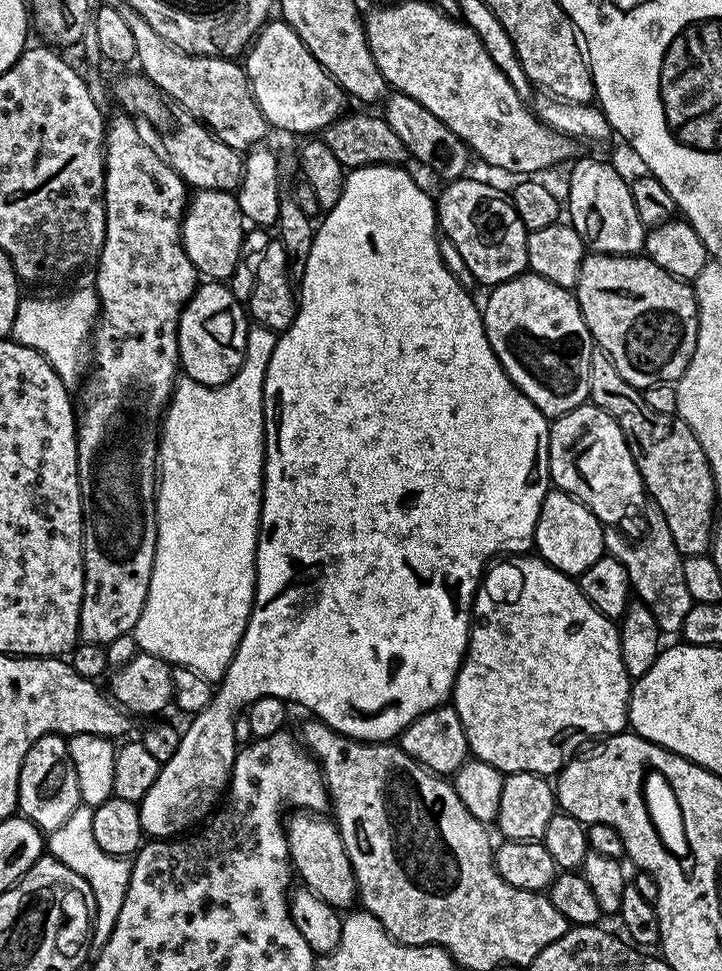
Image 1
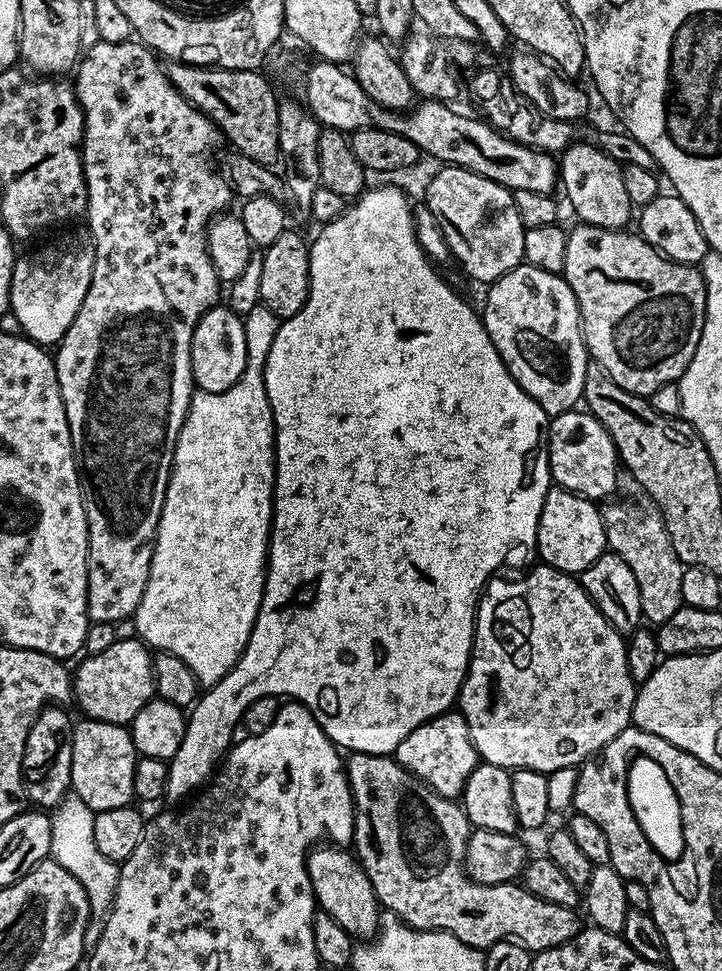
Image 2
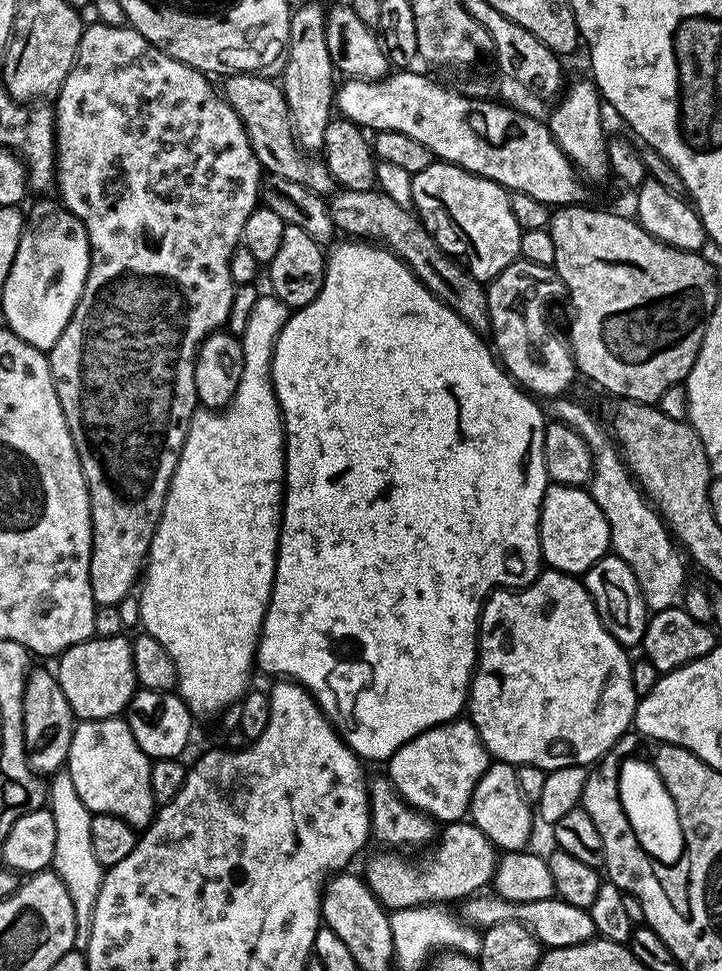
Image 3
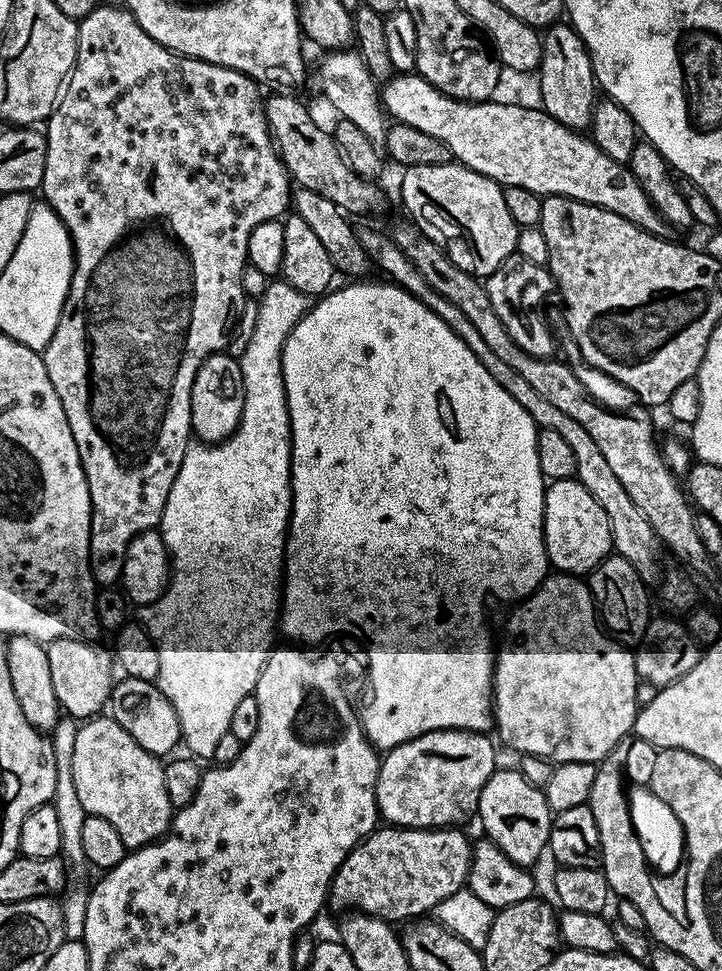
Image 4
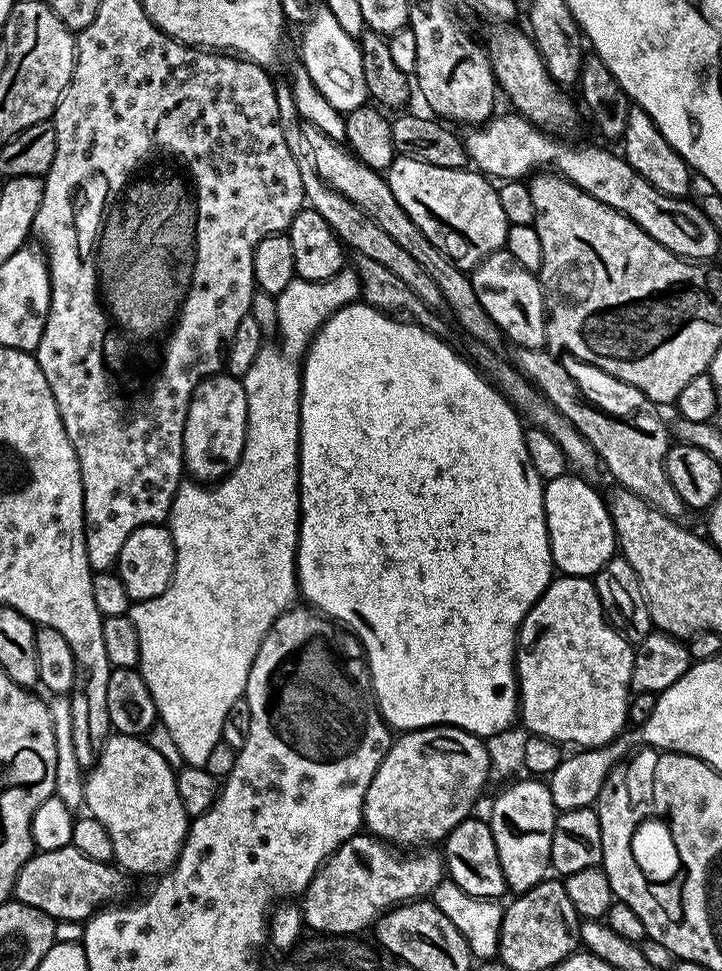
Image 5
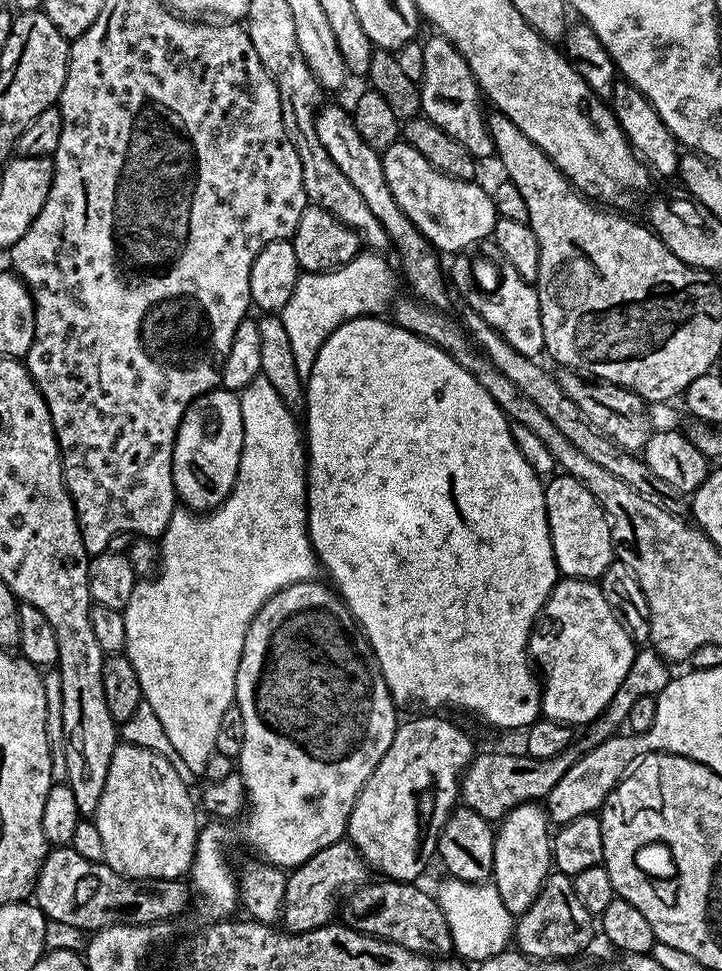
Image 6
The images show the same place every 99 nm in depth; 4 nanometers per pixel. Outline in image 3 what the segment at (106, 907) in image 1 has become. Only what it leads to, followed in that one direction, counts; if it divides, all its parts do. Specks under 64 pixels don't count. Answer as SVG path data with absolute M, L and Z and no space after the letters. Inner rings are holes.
M61 770L51 777L50 787L46 792L46 807L54 818L54 858L50 868L70 890L70 902L74 902L74 922L76 933L74 942L76 948L87 949L90 942L90 926L94 918L94 906L98 902L98 890L102 890L104 869L94 858L94 849L90 842L90 822L94 813L78 798L78 790L74 790L74 781L66 770ZM52 783L52 784L51 784Z

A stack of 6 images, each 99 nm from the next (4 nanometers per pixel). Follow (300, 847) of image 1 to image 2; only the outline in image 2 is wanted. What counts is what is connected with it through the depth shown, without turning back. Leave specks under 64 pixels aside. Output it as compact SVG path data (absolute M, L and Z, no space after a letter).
M316 846L308 854L308 877L319 911L326 913L357 941L367 942L380 930L382 909L364 867L340 846Z

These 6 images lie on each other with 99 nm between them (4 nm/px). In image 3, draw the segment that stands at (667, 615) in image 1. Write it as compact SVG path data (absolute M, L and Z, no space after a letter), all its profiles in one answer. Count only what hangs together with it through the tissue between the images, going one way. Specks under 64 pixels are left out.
M567 395L548 398L543 401L542 407L553 421L570 426L586 442L586 446L590 446L592 455L590 491L608 523L610 530L608 543L611 551L618 558L622 558L622 562L626 562L630 570L634 570L634 578L638 578L638 586L642 590L642 598L649 613L677 607L686 587L685 557L677 541L669 532L668 525L664 523L660 513L649 503L640 485L629 472L609 429L596 421L595 414L586 405L568 399Z

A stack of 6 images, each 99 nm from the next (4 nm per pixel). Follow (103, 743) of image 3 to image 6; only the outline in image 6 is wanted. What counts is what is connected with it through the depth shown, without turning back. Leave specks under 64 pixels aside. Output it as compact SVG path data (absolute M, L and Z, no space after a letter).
M117 743L114 754L110 758L110 770L106 773L106 786L102 790L102 802L98 802L98 810L95 814L96 825L98 826L98 835L102 838L102 846L106 850L103 863L110 866L110 870L114 870L118 874L130 877L131 880L178 880L187 877L192 871L192 863L196 857L196 840L200 836L201 825L196 824L196 808L198 812L198 804L192 801L189 785L182 782L182 778L178 778L178 770L174 770L174 766L170 766L170 762L166 762L166 758L162 758L158 754L154 754L154 750L143 748L142 746L134 746L133 744Z

